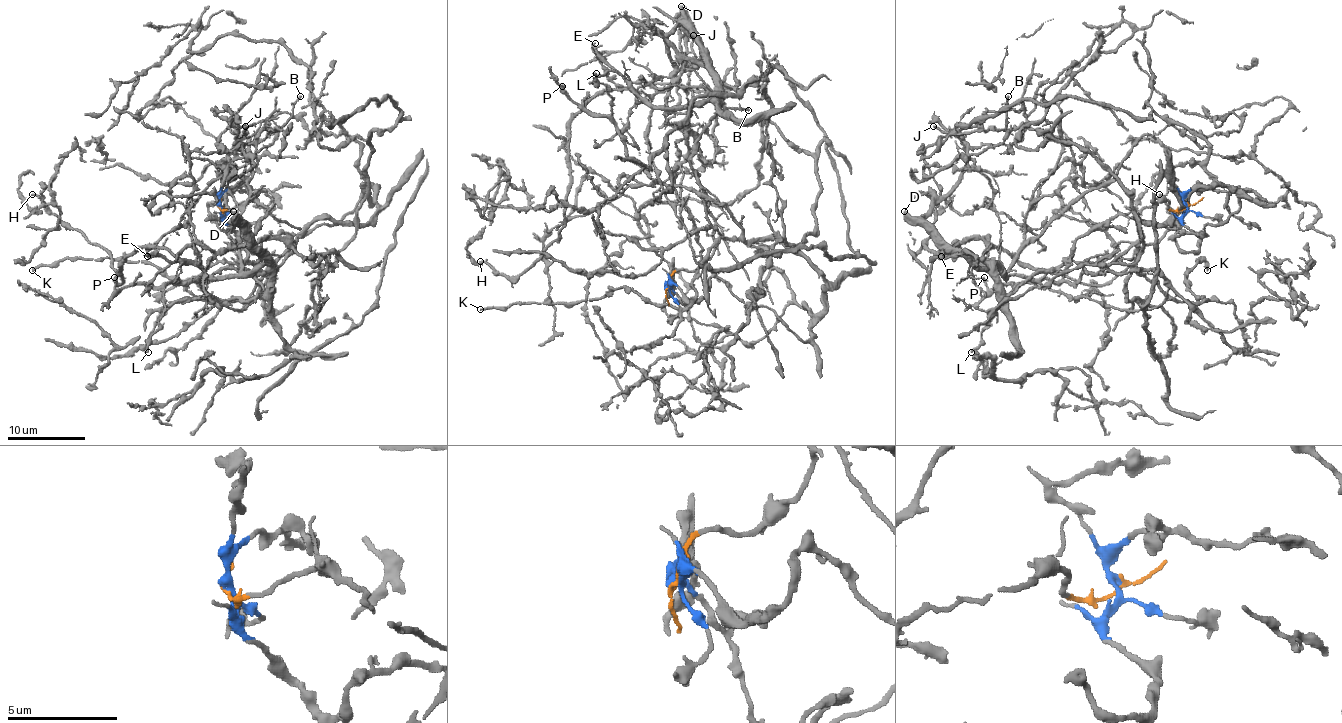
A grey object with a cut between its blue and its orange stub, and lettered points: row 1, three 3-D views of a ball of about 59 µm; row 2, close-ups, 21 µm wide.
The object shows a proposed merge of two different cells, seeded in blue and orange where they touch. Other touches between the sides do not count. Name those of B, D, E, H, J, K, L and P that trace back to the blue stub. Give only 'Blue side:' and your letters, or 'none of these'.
Blue side: K, L, P

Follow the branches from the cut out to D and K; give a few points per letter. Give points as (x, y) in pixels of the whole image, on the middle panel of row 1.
D: (666, 290), (674, 272), (698, 268), (715, 247), (692, 159), (717, 110), (717, 81), (680, 5)
K: (666, 290), (719, 278), (805, 342), (824, 307), (764, 237), (719, 239), (686, 307), (480, 309)

